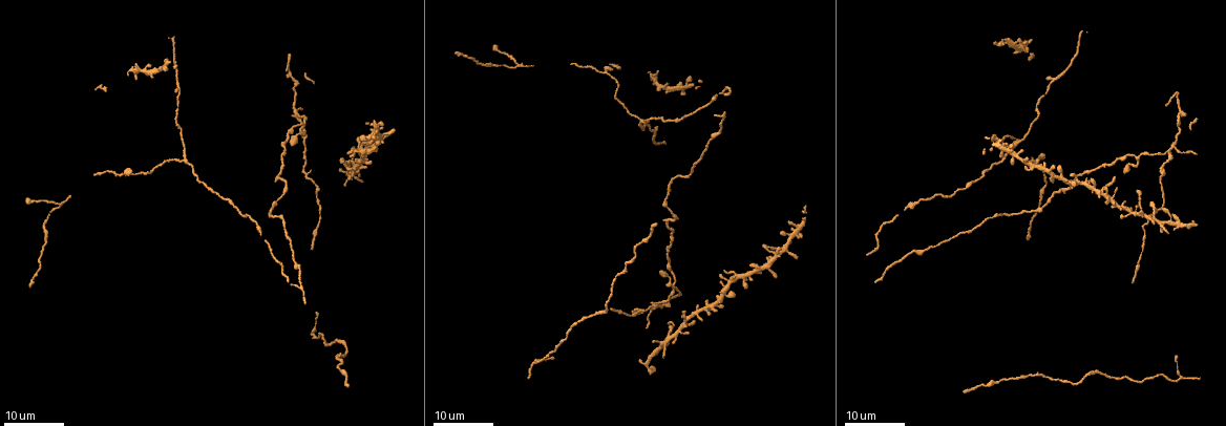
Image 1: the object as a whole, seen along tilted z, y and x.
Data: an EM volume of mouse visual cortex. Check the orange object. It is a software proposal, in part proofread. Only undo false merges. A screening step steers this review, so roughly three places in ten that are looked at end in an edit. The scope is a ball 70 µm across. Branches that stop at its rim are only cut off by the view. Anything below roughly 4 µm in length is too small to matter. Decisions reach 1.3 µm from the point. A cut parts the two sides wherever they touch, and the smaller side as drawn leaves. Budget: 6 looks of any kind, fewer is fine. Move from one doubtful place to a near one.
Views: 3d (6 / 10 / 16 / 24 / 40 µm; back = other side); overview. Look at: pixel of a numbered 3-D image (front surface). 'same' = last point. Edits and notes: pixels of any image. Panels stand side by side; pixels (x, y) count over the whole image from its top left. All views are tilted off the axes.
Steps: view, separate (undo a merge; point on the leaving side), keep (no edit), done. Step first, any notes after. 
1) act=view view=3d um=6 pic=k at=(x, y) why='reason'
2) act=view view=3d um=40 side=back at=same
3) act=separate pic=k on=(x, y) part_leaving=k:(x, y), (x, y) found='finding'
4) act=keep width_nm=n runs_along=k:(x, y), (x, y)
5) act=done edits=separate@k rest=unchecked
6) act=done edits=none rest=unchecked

act=view view=3d um=24 pic=1 at=(515, 65) why='a fork'

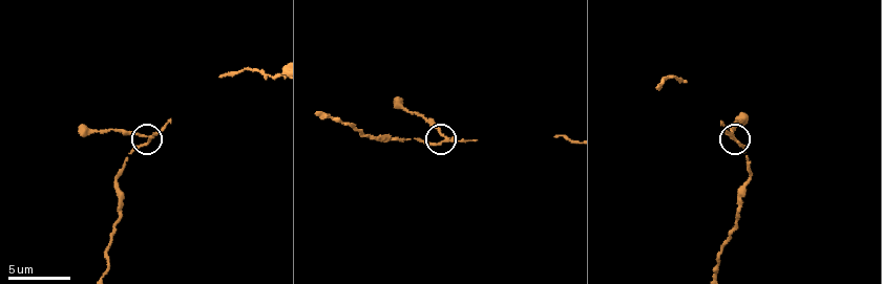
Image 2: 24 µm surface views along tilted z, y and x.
act=view view=3d um=6 pic=2 at=(445, 138)

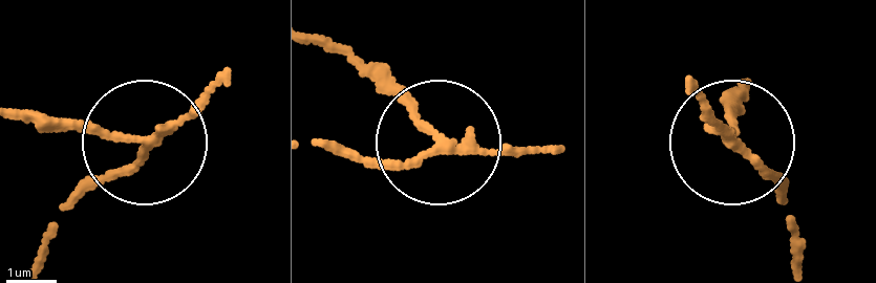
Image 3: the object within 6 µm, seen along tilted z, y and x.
act=view view=3d um=6 side=back pic=3 at=(735, 140)

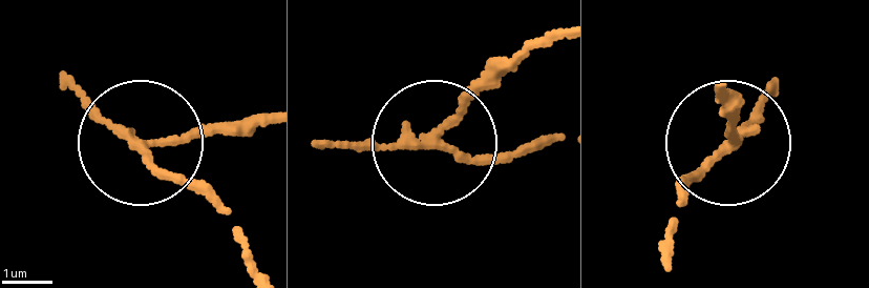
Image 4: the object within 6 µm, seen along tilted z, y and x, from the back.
act=separate pic=4 on=(228, 123) side_arm_um=6 part_leaving=4:(163, 145), (267, 125) found='two neurons meet here'

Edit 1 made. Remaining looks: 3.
act=view view=overview why='redraw'

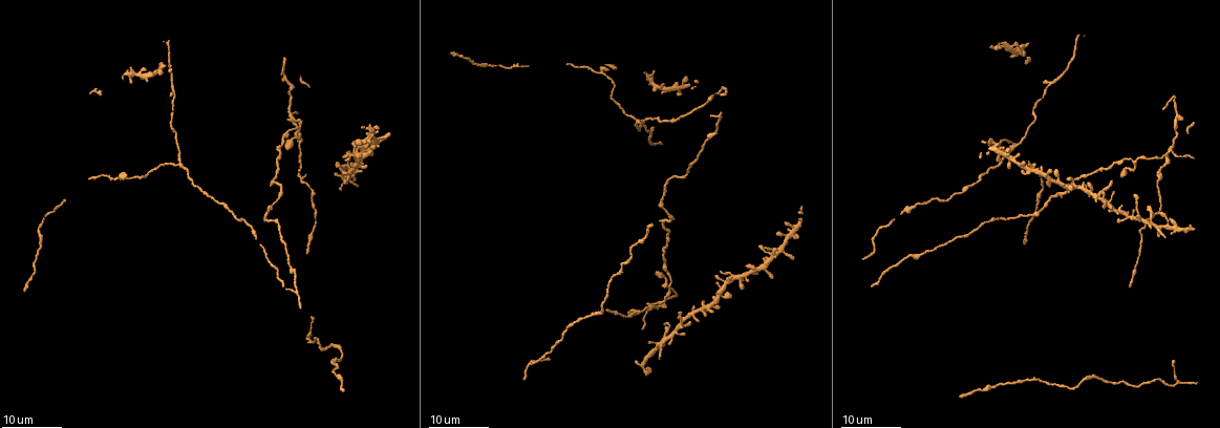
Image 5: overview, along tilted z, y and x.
act=view view=3d um=24 pic=5 at=(1165, 156) why='three arms meet'

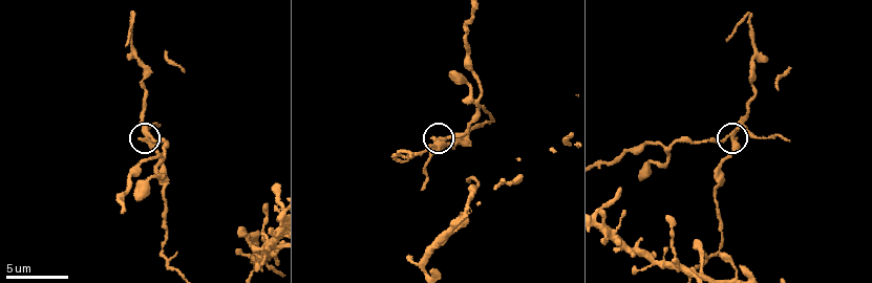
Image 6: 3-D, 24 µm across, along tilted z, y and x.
act=view view=3d um=6 pic=6 at=(146, 137)

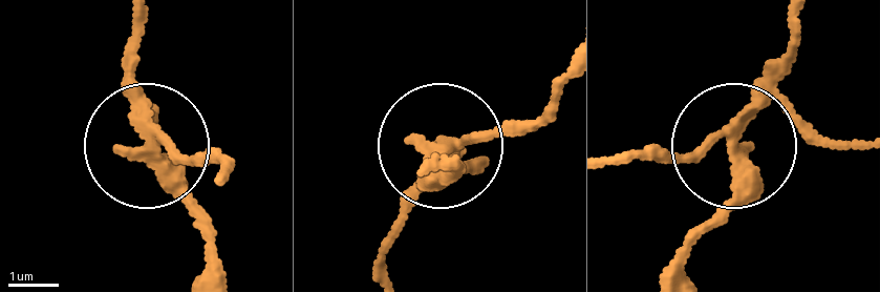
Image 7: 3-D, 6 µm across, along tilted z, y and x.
act=separate pic=7 on=(163, 182) arms=3 part_leaving=7:(140, 119), (146, 151), (196, 218), (206, 274) found='a second neuron is stuck on'

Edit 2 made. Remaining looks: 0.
act=done edits=separate@4,separate@7 rest=unchecked

